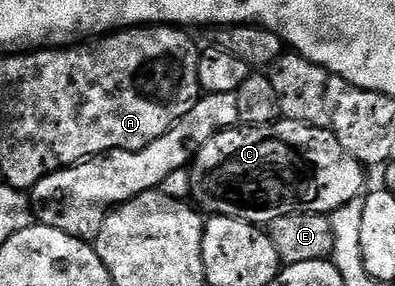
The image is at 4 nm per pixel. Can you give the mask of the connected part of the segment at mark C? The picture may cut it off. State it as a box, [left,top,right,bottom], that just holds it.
[188,118,367,225]

